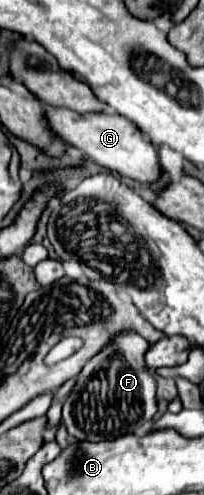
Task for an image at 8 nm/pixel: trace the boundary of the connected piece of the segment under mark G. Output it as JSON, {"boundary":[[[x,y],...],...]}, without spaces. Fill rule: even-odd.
{"boundary":[[[54,108],[48,112],[48,122],[52,130],[70,146],[80,148],[96,164],[118,172],[120,176],[132,178],[140,184],[152,184],[160,180],[162,166],[158,158],[158,148],[144,140],[142,132],[134,122],[122,118],[116,112],[98,112],[98,114],[78,114],[66,108]]]}

